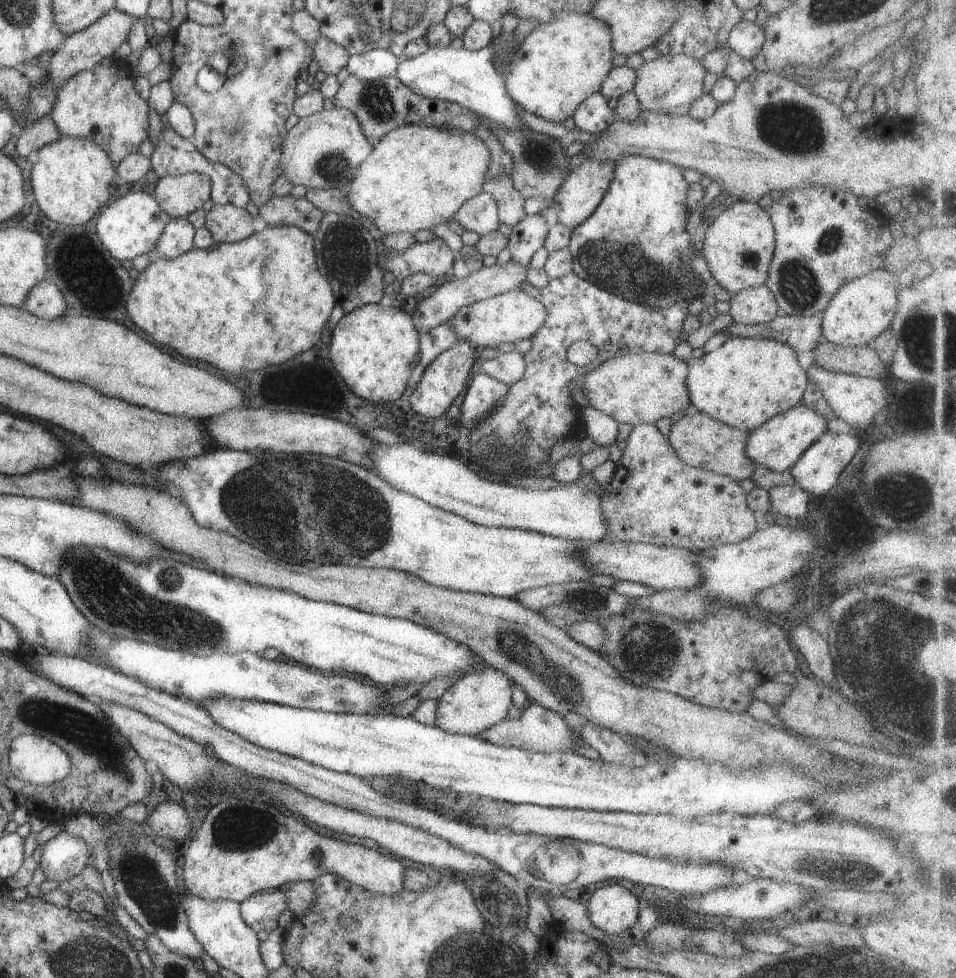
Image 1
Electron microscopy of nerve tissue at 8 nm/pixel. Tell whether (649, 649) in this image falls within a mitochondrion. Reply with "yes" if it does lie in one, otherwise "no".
yes

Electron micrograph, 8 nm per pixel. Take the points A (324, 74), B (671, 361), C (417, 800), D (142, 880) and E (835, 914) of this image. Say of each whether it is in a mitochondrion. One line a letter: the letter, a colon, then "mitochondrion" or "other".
A: other
B: other
C: other
D: mitochondrion
E: other

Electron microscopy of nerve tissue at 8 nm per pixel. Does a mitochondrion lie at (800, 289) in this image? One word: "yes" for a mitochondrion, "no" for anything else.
yes

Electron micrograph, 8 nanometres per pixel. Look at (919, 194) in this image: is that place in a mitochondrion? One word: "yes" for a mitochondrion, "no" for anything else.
no

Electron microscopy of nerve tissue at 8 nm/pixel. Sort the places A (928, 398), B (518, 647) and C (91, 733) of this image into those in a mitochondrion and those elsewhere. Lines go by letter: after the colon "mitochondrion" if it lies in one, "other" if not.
A: mitochondrion
B: mitochondrion
C: mitochondrion

